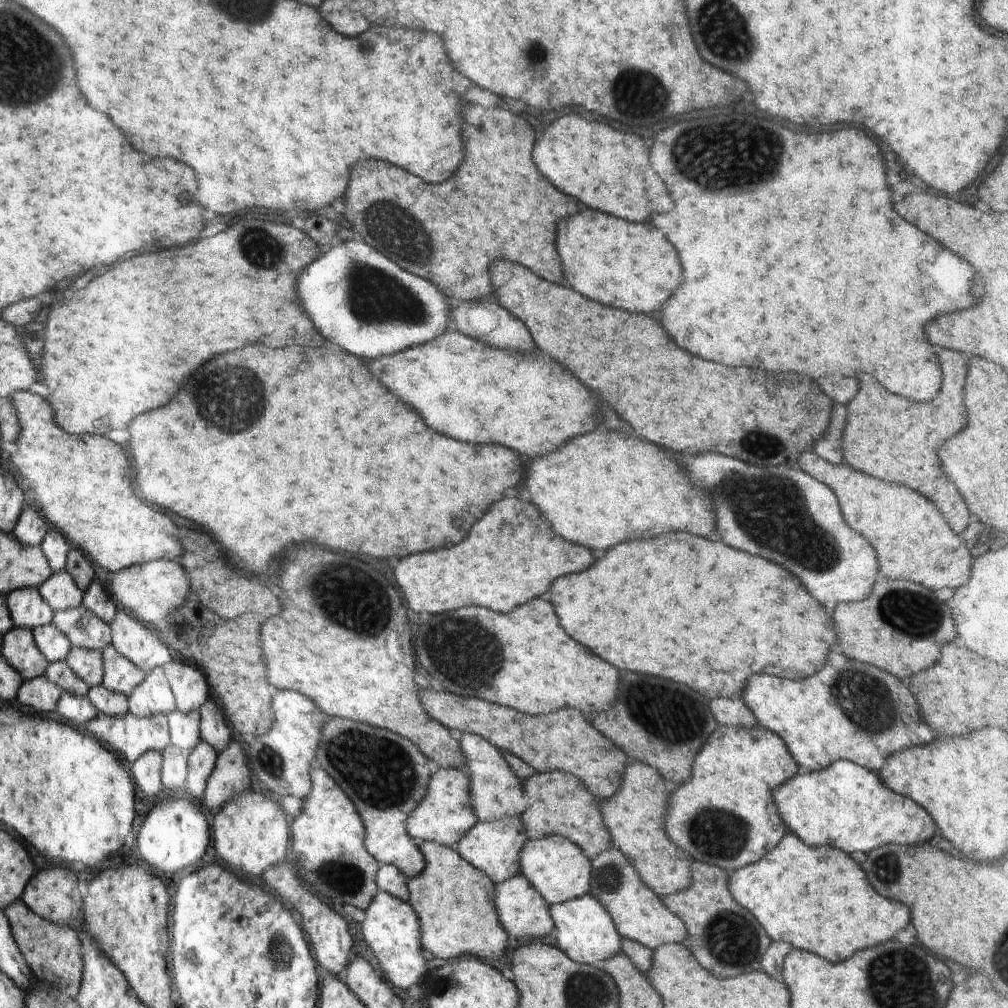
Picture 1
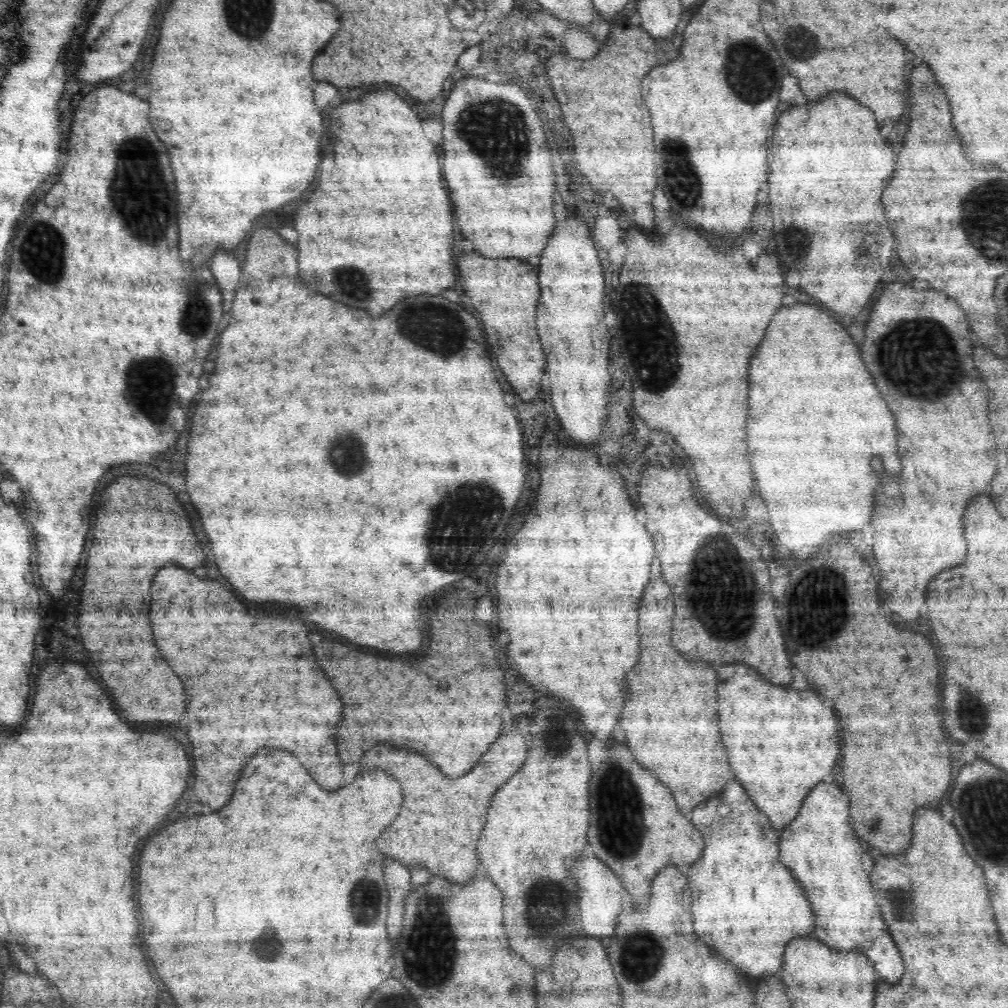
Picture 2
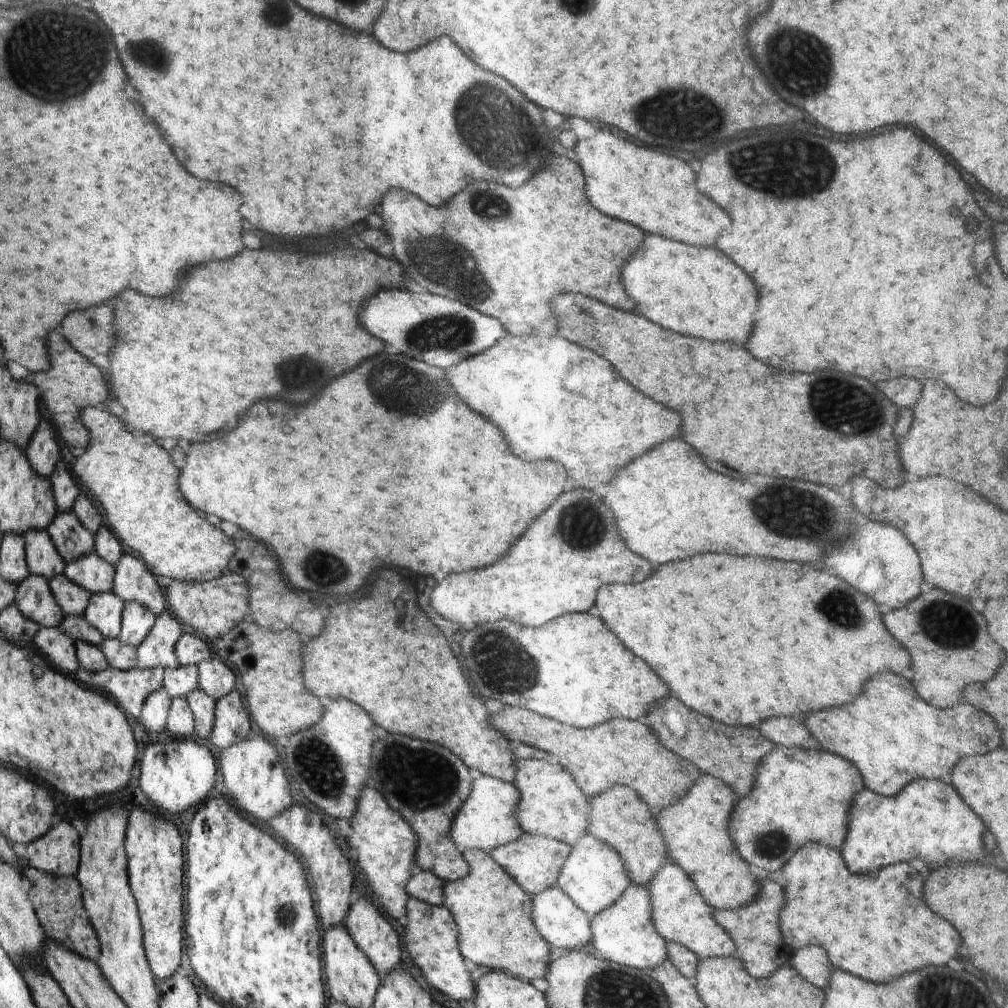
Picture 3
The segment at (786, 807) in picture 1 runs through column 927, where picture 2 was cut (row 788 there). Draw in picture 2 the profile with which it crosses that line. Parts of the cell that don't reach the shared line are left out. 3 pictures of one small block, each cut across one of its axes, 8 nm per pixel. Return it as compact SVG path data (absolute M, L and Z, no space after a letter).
M822 782L816 788L812 788L812 792L803 800L798 816L792 820L792 828L782 832L780 836L779 859L806 888L806 896L808 896L815 918L813 937L834 951L864 953L874 963L878 979L888 981L888 983L898 983L905 971L903 958L876 904L875 889L870 884L870 873L864 870L862 848L850 826L848 802L850 802L848 796L836 784Z

